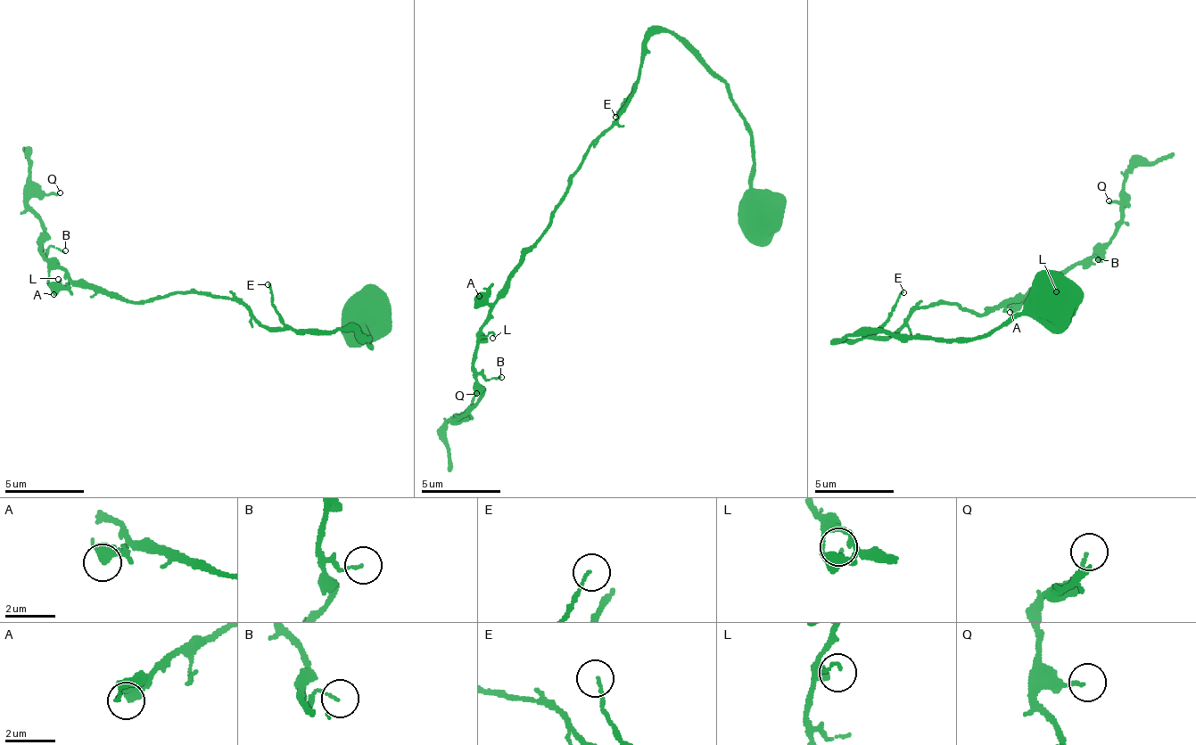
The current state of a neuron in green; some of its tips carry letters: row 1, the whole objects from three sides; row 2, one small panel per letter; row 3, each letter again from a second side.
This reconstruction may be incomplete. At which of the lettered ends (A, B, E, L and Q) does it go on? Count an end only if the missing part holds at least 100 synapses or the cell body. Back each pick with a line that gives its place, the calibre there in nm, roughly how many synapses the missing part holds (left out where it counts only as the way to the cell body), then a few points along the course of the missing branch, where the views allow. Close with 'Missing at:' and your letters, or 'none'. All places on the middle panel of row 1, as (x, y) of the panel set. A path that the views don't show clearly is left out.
Missing at: none

